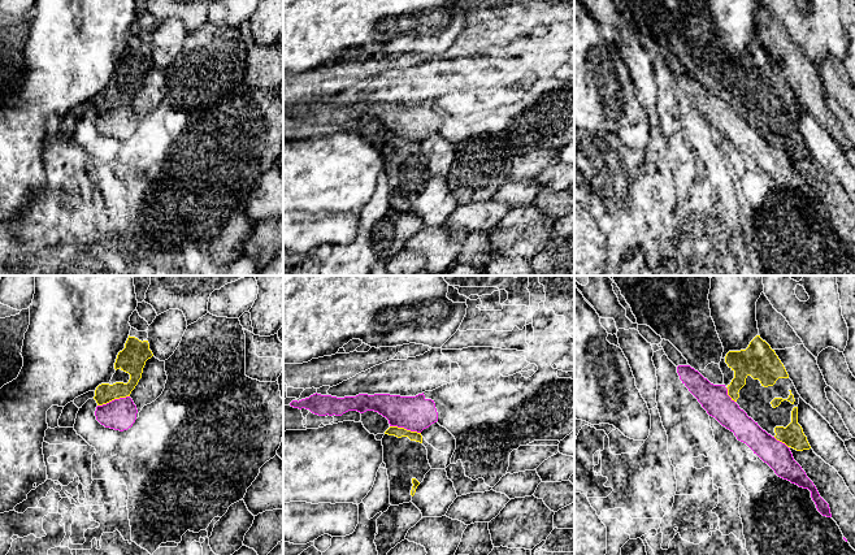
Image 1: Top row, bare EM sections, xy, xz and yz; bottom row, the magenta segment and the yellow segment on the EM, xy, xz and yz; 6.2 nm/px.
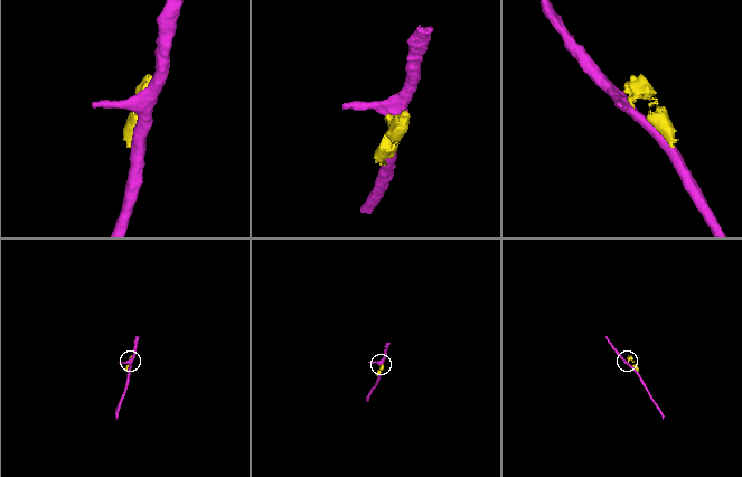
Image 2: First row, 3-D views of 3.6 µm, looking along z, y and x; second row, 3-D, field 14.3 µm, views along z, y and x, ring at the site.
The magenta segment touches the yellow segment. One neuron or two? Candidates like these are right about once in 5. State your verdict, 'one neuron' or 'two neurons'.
two neurons

